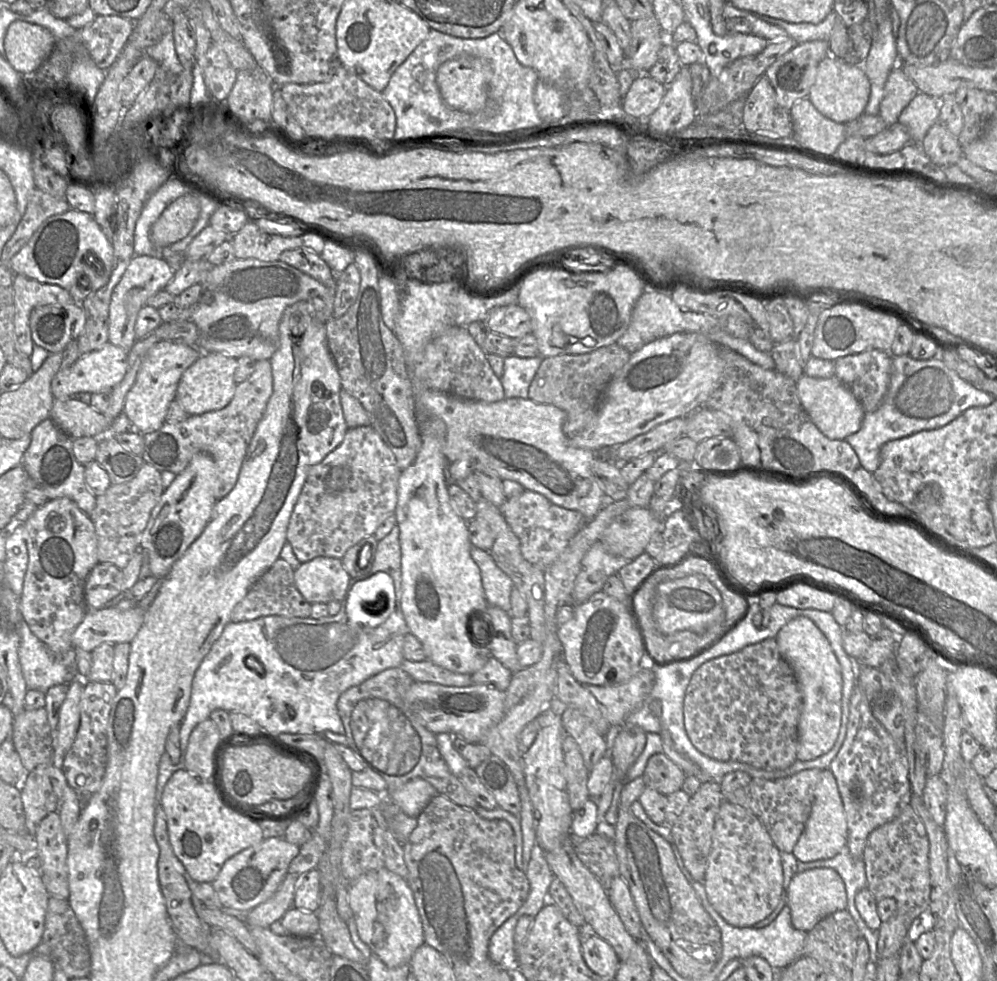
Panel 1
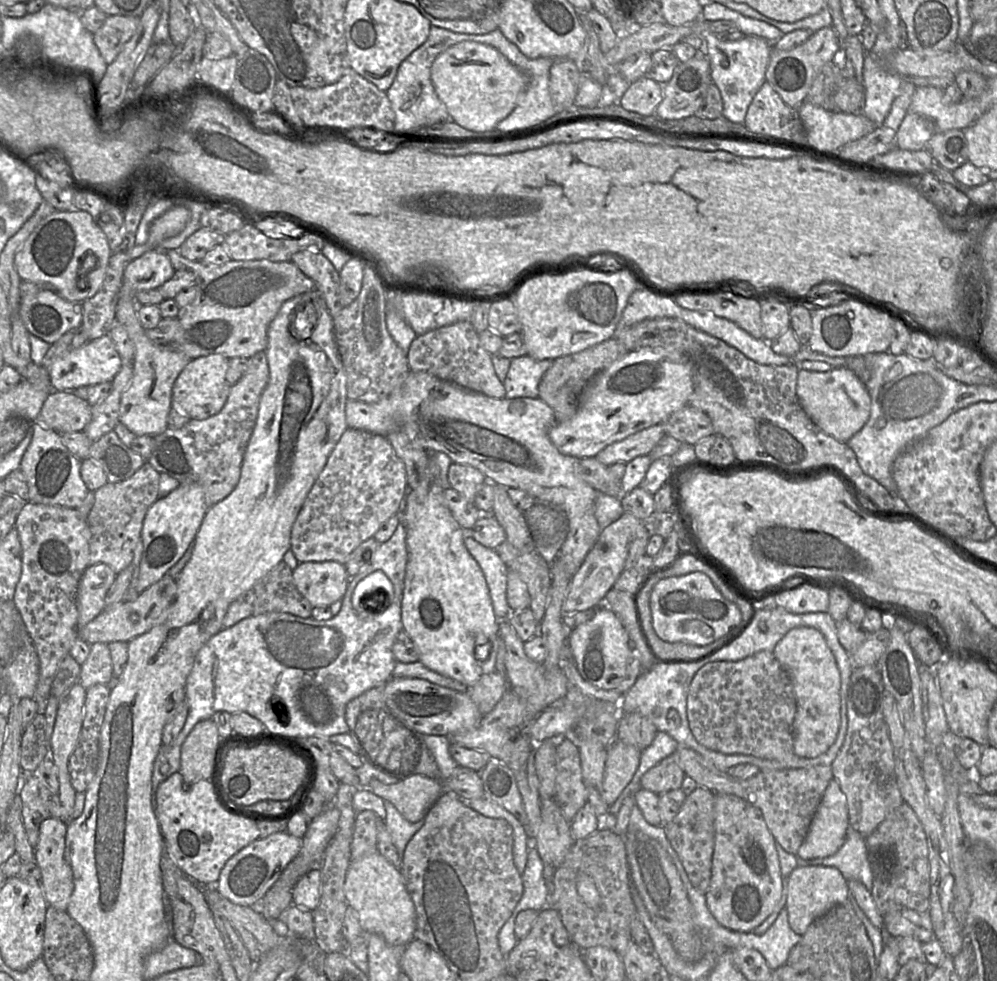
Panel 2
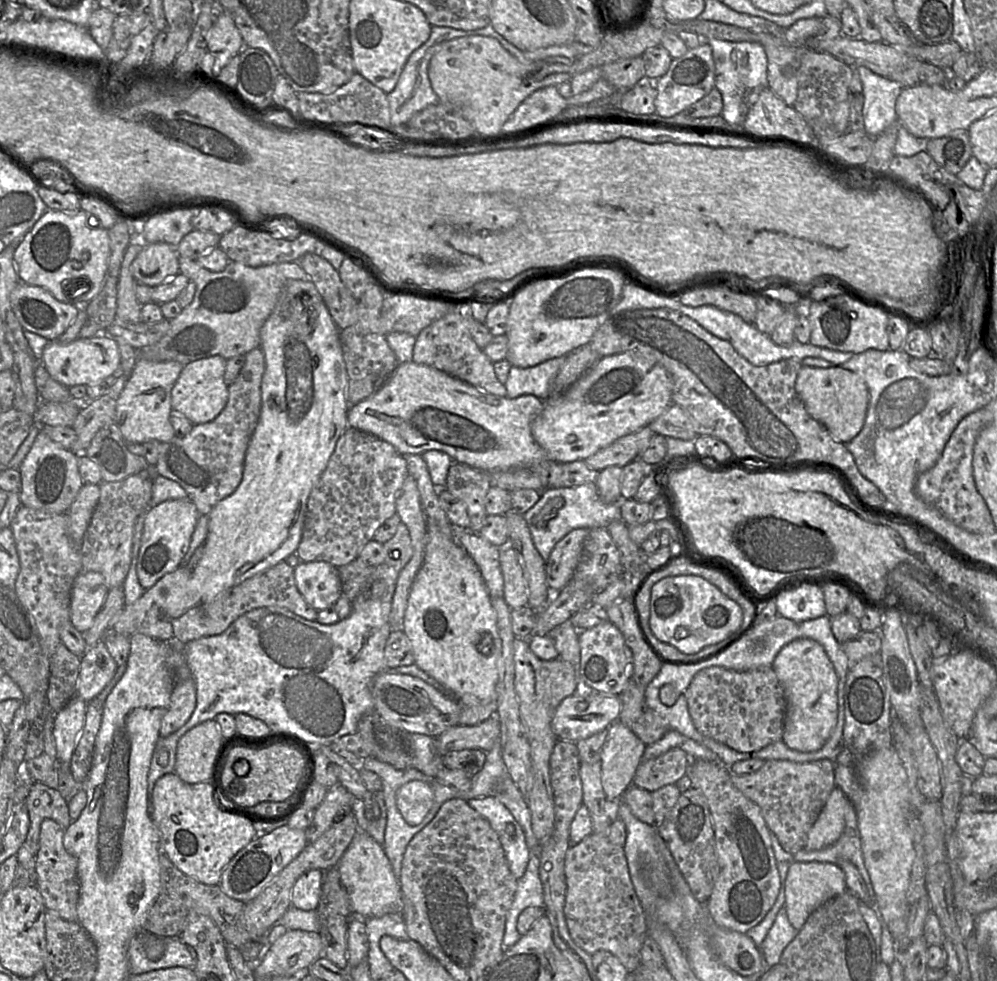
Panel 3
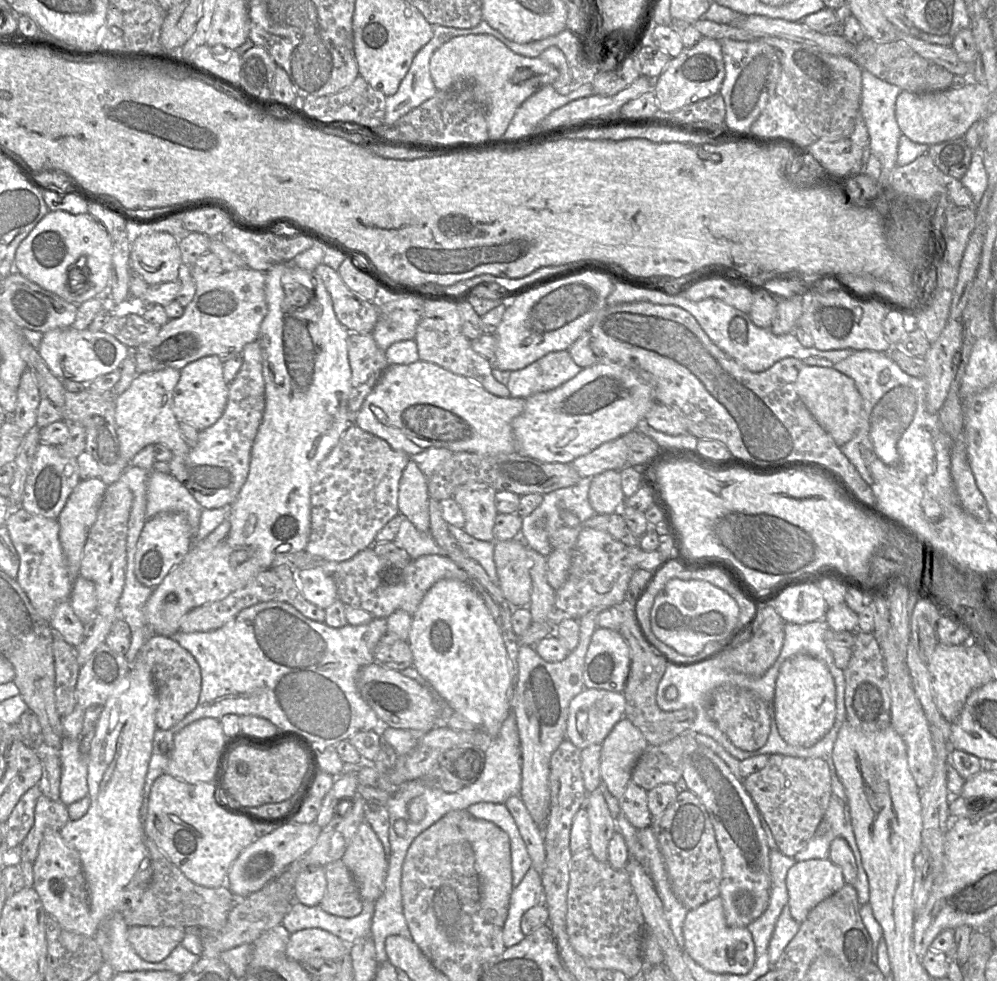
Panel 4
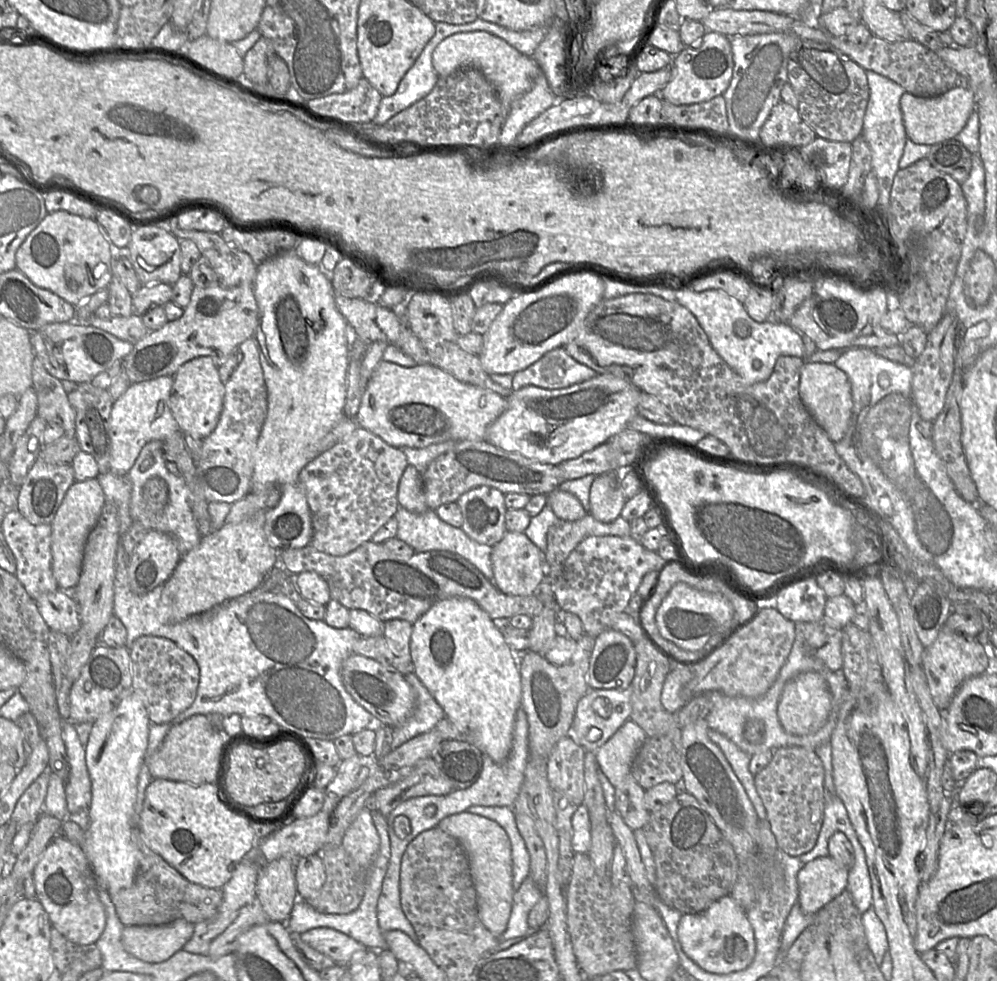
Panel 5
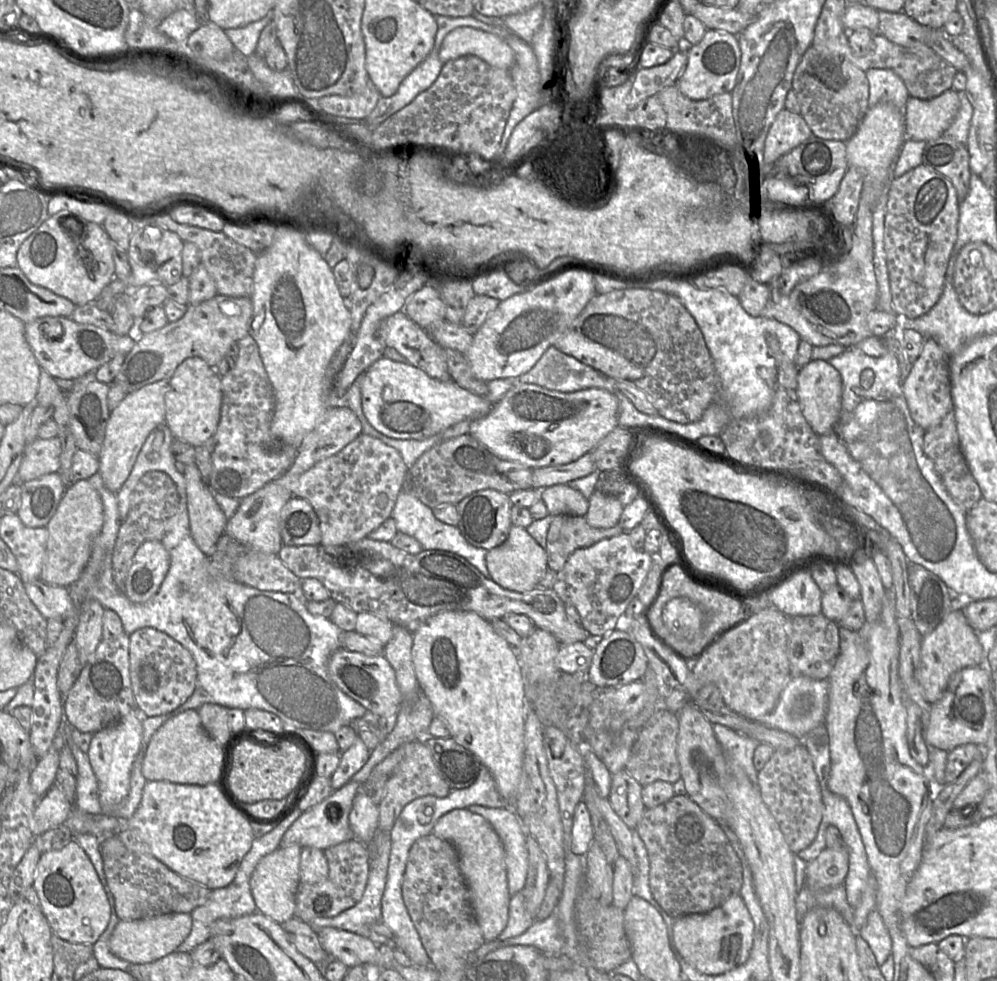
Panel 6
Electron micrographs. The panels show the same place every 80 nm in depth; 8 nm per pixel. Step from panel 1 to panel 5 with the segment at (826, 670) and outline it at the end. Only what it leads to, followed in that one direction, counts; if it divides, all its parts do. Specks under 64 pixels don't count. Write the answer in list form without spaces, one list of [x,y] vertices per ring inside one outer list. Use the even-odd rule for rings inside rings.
[[[807,671],[787,681],[778,702],[778,718],[783,729],[792,735],[807,735],[818,731],[828,719],[832,696],[822,675]]]

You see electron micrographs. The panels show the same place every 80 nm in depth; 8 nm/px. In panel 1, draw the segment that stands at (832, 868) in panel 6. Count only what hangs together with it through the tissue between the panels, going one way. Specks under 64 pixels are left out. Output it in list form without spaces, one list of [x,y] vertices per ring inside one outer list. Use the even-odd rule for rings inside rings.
[[[813,868],[797,872],[791,879],[787,891],[787,905],[790,907],[793,926],[808,932],[826,916],[846,909],[847,894],[841,876],[831,868]]]

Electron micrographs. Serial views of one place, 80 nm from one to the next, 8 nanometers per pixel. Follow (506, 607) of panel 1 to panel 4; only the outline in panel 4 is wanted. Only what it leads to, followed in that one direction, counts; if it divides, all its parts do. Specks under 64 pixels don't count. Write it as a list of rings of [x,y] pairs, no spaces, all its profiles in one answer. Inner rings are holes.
[[[449,524],[449,530],[466,553],[485,569],[495,584],[499,585],[498,572],[494,560],[495,542],[476,539],[469,535],[464,528],[451,524]]]

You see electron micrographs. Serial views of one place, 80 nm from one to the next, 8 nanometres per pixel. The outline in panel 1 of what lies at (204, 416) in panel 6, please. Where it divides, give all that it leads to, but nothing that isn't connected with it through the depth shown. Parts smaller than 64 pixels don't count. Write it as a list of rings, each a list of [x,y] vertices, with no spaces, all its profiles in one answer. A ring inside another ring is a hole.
[[[220,352],[202,353],[182,374],[175,399],[187,414],[200,415],[216,411],[227,406],[232,400],[237,383],[234,373],[237,368],[237,358]]]

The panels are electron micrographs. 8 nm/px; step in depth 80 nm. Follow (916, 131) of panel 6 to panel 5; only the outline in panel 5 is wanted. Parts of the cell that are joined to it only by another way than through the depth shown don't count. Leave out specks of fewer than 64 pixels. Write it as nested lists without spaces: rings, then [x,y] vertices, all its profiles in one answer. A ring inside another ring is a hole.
[[[954,87],[934,97],[917,97],[905,92],[900,99],[900,108],[909,140],[916,144],[932,146],[958,135],[976,109],[976,105],[974,95],[969,88]]]

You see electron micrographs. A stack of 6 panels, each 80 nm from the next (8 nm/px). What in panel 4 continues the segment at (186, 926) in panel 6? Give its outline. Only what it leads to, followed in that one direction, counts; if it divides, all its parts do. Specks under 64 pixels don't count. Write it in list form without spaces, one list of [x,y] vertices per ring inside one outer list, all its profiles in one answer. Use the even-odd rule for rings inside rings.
[[[131,926],[128,940],[143,960],[158,963],[182,943],[186,931],[183,927]]]

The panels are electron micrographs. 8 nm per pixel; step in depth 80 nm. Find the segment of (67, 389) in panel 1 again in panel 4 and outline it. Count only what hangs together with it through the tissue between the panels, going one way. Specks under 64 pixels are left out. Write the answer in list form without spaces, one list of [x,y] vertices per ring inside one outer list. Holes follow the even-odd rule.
[[[72,326],[44,333],[37,350],[50,372],[62,383],[76,381],[88,384],[120,368],[122,361],[132,351],[108,333],[77,330]]]

